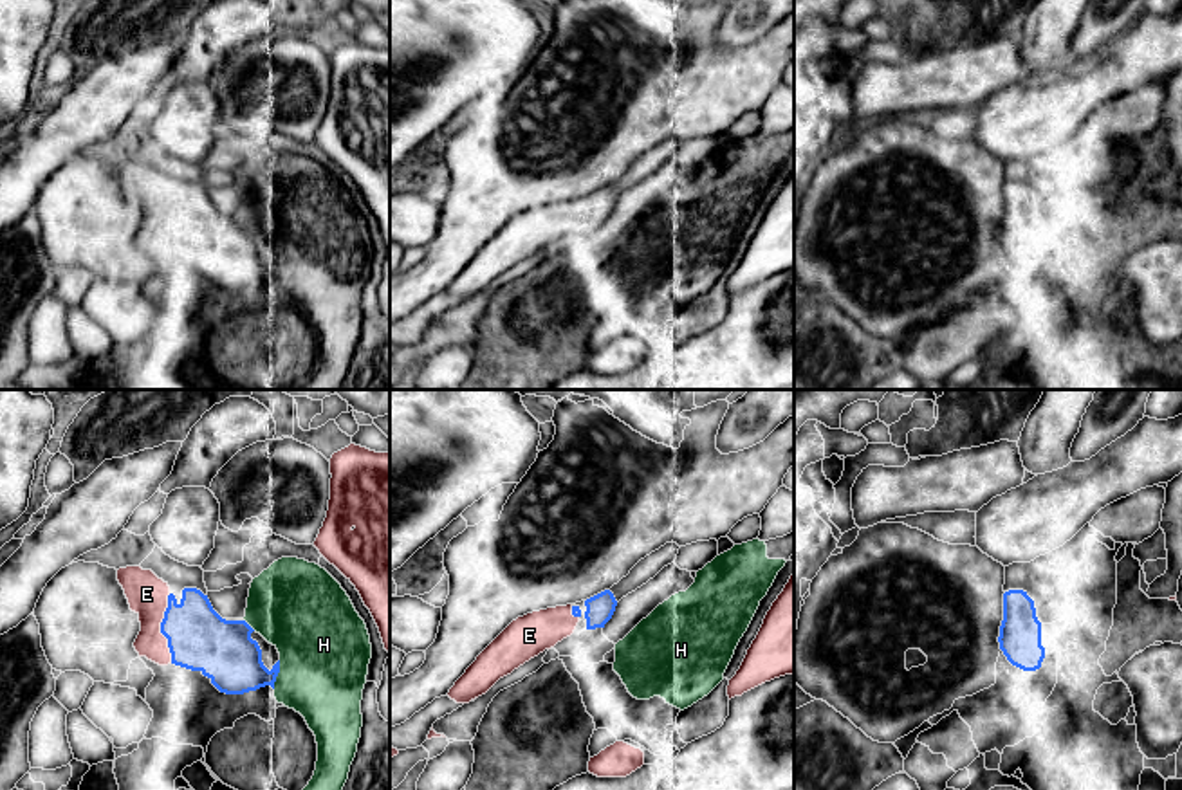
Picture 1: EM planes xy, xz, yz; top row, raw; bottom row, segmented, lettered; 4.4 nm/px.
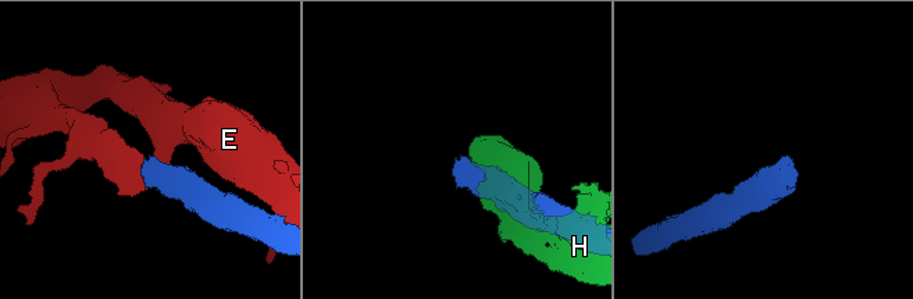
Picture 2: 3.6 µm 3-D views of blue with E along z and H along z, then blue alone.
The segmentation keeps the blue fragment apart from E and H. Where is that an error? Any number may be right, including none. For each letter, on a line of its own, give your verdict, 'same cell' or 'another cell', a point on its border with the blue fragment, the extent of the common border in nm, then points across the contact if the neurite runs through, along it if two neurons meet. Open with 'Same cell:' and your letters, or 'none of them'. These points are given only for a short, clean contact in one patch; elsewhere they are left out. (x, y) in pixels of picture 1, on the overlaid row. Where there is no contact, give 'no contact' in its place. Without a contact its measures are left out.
Same cell: E
E: same cell; contact xy (161, 628); length 320 nm; way xy (199, 639), (161, 628), (159, 612), (147, 594)
H: another cell; contact xy (277, 675); length 130 nm

